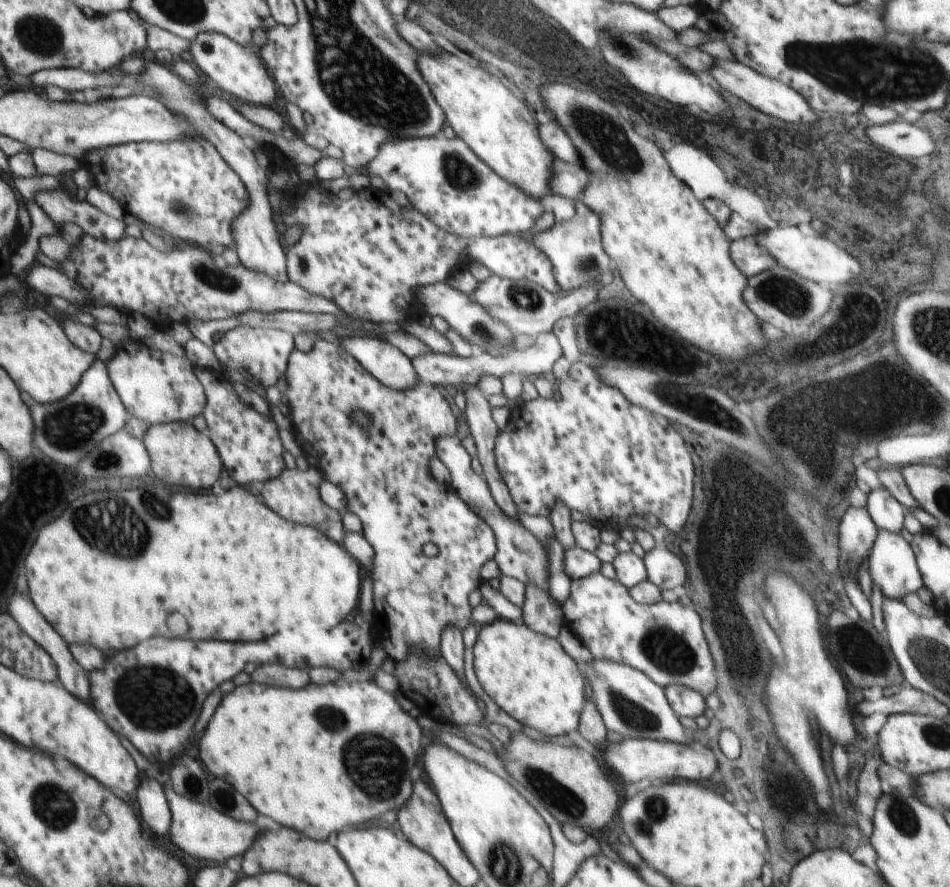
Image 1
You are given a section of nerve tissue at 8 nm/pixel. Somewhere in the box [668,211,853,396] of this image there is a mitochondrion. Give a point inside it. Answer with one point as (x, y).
(792, 299)

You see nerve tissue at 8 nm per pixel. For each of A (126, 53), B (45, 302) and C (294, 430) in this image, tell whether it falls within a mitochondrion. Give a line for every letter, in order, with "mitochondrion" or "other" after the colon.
A: other
B: other
C: other

